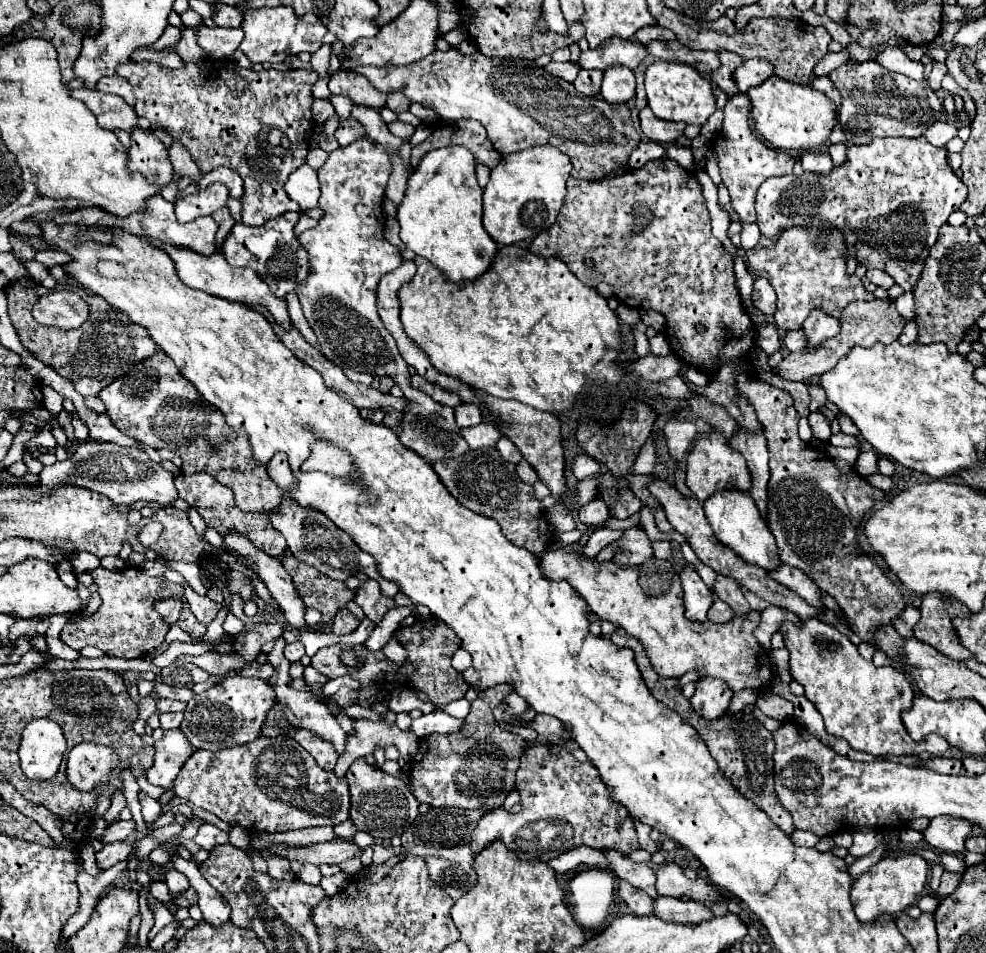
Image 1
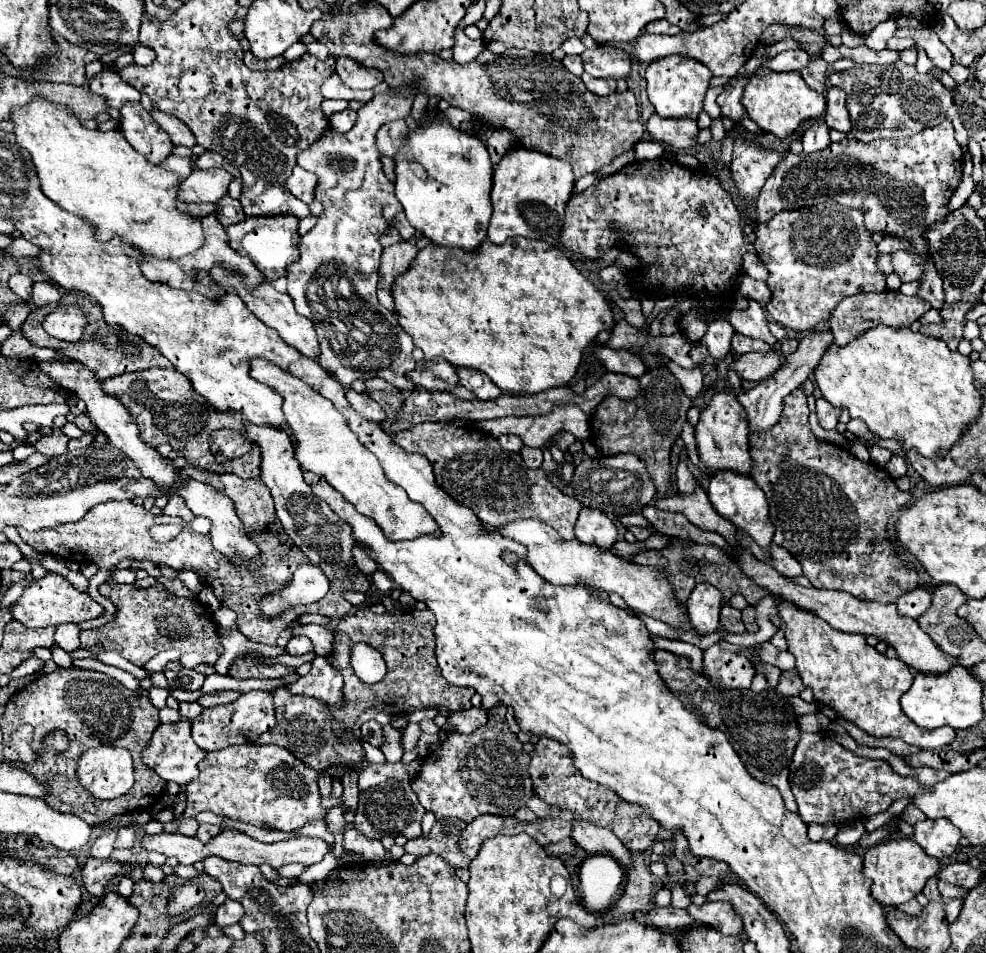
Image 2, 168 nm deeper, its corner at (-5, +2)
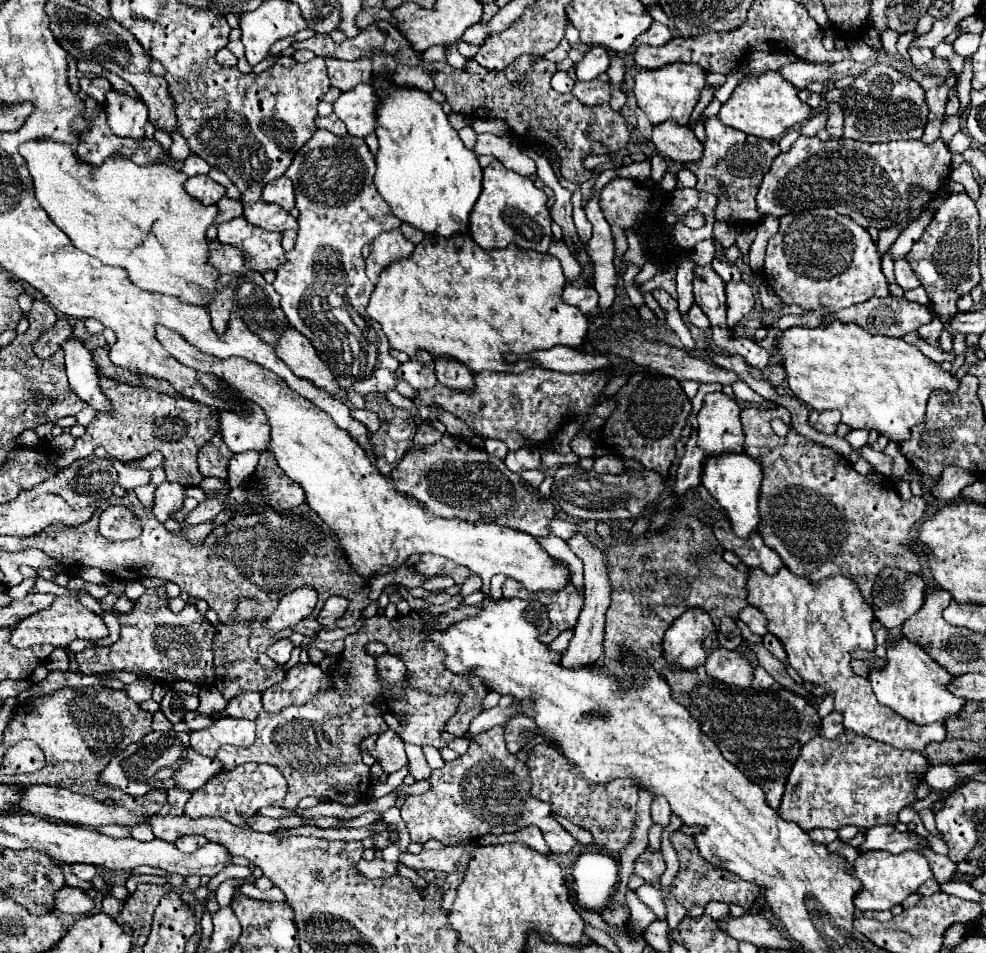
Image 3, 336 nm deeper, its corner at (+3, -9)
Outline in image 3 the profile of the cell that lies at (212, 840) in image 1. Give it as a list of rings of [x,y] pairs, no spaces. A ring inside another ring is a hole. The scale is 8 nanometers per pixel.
[[[182,836],[180,840],[176,840],[176,846],[182,850],[182,852],[194,852],[194,850],[198,850],[200,846],[204,846],[208,840],[204,838],[204,836]]]

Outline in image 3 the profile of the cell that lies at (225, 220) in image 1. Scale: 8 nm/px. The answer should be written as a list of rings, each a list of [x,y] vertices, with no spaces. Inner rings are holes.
[[[224,196],[216,206],[218,206],[218,216],[214,220],[216,226],[242,216],[242,202],[240,200],[230,200],[228,196]]]

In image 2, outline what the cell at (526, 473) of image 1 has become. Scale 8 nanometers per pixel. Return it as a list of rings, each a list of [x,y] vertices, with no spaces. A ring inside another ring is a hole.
[[[522,445],[520,455],[522,455],[524,463],[526,463],[530,469],[538,469],[538,467],[542,465],[542,449],[538,449],[538,447],[528,447],[528,445]]]

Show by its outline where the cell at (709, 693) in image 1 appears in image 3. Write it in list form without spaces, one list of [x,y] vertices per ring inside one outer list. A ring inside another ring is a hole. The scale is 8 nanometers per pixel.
[[[716,648],[708,658],[704,668],[716,680],[724,680],[724,684],[734,684],[738,688],[748,688],[752,682],[754,668],[746,658],[740,656],[736,650]]]

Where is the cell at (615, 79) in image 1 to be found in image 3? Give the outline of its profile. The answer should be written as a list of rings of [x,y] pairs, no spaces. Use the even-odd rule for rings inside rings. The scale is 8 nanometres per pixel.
[[[596,46],[596,48],[590,48],[584,54],[584,60],[576,66],[576,78],[580,82],[594,80],[602,72],[608,72],[608,68],[610,68],[610,54],[608,54],[608,50]]]

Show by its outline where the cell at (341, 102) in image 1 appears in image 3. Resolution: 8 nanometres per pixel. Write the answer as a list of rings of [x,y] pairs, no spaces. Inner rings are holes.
[[[358,84],[334,102],[336,116],[346,124],[351,136],[364,138],[376,132],[378,96],[372,84]]]

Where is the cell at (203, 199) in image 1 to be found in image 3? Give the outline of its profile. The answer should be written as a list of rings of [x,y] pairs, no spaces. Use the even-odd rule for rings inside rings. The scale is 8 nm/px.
[[[192,176],[186,180],[184,190],[194,198],[200,200],[204,206],[216,204],[222,196],[224,196],[224,186],[216,184],[214,180],[210,180],[208,176]]]

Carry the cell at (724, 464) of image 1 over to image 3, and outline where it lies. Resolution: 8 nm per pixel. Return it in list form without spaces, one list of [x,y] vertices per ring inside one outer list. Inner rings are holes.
[[[714,392],[704,398],[704,404],[698,412],[698,448],[704,450],[708,458],[726,452],[744,452],[744,432],[740,424],[740,406],[736,404],[736,400],[728,398],[722,392]]]

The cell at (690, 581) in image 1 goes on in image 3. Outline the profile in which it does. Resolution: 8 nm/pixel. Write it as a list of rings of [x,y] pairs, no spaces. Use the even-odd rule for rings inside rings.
[[[690,608],[664,634],[666,660],[682,666],[696,668],[706,662],[706,656],[718,648],[716,628],[702,608]]]

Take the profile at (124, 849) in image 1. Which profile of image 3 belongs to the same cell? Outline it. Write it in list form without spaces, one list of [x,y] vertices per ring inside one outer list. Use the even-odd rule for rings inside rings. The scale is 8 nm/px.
[[[64,886],[60,892],[56,892],[56,908],[72,916],[84,916],[94,908],[94,898],[90,898],[82,888]]]

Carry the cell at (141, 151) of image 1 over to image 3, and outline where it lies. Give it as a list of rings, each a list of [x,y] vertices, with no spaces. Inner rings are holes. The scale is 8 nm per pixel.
[[[116,90],[106,94],[108,126],[116,136],[144,140],[144,124],[148,122],[148,108],[142,100],[124,96]]]

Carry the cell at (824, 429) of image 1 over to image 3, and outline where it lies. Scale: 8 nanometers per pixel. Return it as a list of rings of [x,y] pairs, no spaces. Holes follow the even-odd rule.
[[[828,410],[828,412],[810,412],[810,424],[818,432],[824,434],[834,434],[836,426],[840,424],[840,412]]]

